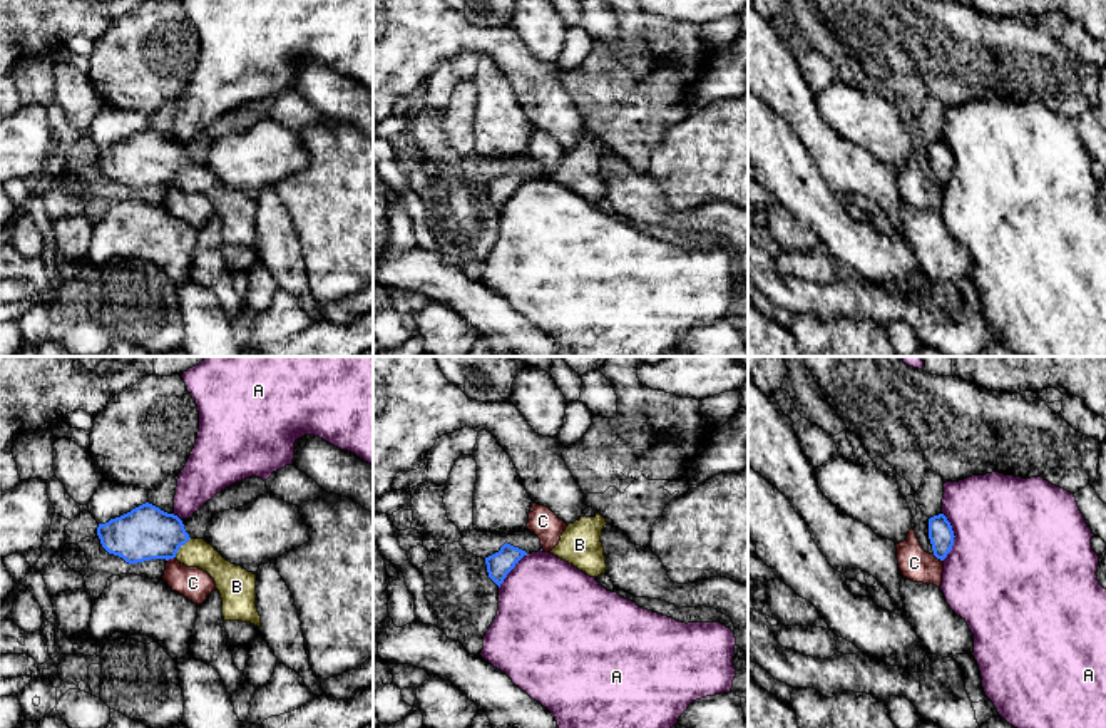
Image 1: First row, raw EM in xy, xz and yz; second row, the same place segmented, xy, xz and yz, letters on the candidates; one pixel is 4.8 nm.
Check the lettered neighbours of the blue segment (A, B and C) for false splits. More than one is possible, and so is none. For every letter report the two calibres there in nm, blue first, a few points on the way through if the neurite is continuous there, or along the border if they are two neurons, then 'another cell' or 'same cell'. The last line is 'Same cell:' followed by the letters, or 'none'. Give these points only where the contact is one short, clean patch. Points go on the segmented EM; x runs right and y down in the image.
A: 120/500 nm | another cell
B: 260/140 nm | across xy (146, 533), (163, 536), (179, 546), (196, 553) | same cell
C: 120/160 nm | along yz (932, 554), (942, 561) | another cell
Same cell: B

